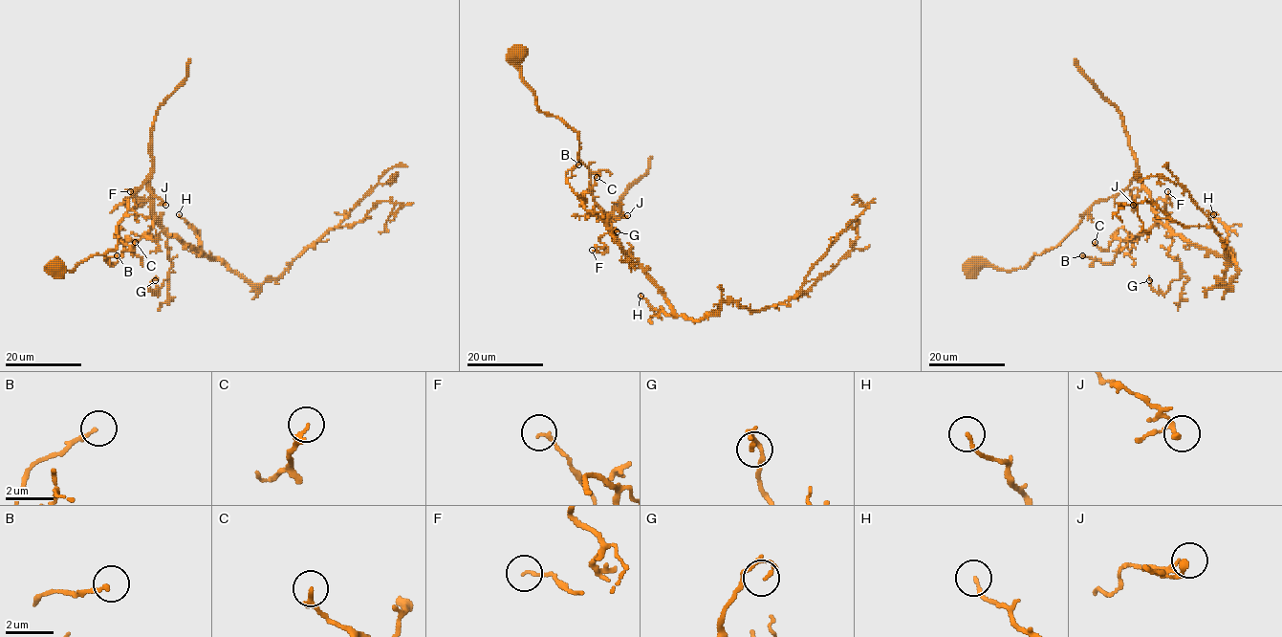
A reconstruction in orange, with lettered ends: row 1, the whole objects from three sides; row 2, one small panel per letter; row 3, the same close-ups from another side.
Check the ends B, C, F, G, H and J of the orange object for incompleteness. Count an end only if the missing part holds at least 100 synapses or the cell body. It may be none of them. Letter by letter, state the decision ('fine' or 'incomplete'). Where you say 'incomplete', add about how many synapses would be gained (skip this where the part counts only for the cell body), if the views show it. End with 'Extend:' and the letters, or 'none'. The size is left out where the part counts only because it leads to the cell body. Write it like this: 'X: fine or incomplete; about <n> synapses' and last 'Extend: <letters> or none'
B: fine
C: fine
F: fine
G: fine
H: fine
J: fine
Extend: none

